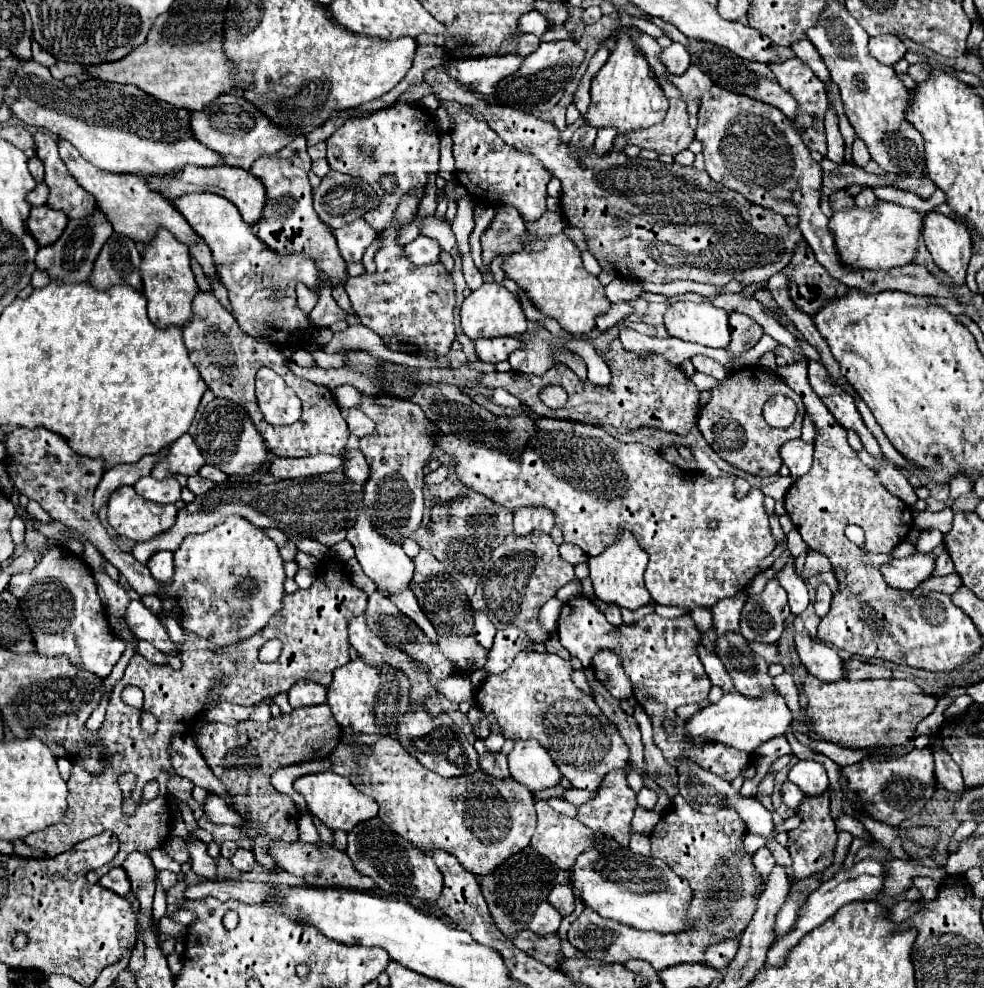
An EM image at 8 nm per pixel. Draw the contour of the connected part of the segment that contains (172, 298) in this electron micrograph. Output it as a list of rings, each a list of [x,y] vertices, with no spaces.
[[[158,228],[158,232],[152,236],[152,242],[144,246],[140,276],[142,276],[142,292],[148,300],[148,316],[154,326],[158,328],[166,328],[170,324],[182,326],[192,318],[190,306],[198,292],[198,286],[190,270],[188,246],[176,240],[174,234],[170,234],[164,228]]]

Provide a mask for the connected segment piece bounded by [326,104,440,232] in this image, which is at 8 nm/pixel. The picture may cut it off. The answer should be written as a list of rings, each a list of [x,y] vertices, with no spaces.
[[[396,104],[396,108],[374,112],[368,120],[346,120],[326,140],[326,146],[326,160],[332,170],[360,176],[380,196],[380,206],[364,214],[364,220],[376,232],[384,230],[392,222],[392,212],[408,188],[416,188],[416,192],[424,196],[426,176],[438,172],[440,134],[434,124],[434,116],[422,108],[412,108],[412,104]]]

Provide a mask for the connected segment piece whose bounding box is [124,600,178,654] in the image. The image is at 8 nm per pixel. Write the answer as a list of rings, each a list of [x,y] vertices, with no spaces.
[[[130,600],[124,620],[130,628],[130,632],[138,640],[146,640],[152,646],[156,646],[160,652],[176,652],[178,654],[178,644],[174,644],[168,638],[166,628],[160,624],[158,616],[152,614],[140,600]]]

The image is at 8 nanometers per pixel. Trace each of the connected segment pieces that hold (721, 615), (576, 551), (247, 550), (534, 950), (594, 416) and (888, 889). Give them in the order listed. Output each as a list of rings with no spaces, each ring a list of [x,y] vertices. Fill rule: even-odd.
[[[738,592],[736,596],[718,602],[712,608],[712,616],[714,616],[714,626],[716,626],[716,634],[722,636],[724,632],[739,632],[740,617],[742,608],[746,604],[746,592]]]
[[[560,544],[560,556],[564,558],[564,560],[568,560],[570,564],[580,564],[580,562],[586,562],[588,560],[588,554],[584,552],[584,550],[580,550],[578,546],[574,546],[574,544]]]
[[[228,516],[214,530],[204,534],[186,536],[182,546],[174,552],[174,582],[164,590],[162,608],[178,620],[182,628],[208,638],[218,646],[232,644],[256,634],[282,606],[284,596],[284,562],[276,548],[276,542],[266,536],[264,530],[256,528],[242,516]]]
[[[522,930],[514,936],[510,936],[510,942],[524,950],[528,956],[544,962],[544,964],[550,964],[552,968],[558,968],[560,964],[560,958],[562,958],[562,952],[560,952],[560,940],[558,940],[558,934],[548,934],[548,936],[538,936],[534,932],[528,932],[528,930]]]
[[[618,340],[612,342],[612,346],[606,352],[606,358],[610,360],[610,372],[612,382],[606,388],[594,386],[592,382],[582,382],[566,364],[558,364],[552,368],[552,372],[546,372],[546,376],[524,376],[516,372],[492,372],[482,374],[480,382],[494,390],[504,388],[516,398],[520,398],[522,404],[526,404],[532,412],[538,416],[548,418],[560,418],[560,420],[576,420],[576,422],[600,422],[620,428],[622,432],[628,432],[638,426],[654,426],[660,430],[686,434],[698,416],[698,390],[696,386],[684,376],[680,366],[666,364],[666,360],[636,360],[632,352],[624,350]],[[544,386],[562,386],[568,392],[568,402],[564,408],[548,408],[540,400],[540,390]]]
[[[892,860],[886,862],[888,864],[888,884],[884,884],[884,892],[888,896],[896,896],[902,890],[910,888],[910,880],[916,876],[928,876],[932,878],[936,884],[942,884],[942,880],[948,876],[944,872],[944,868],[926,868],[926,866],[916,866],[912,862],[902,862],[902,860]]]

